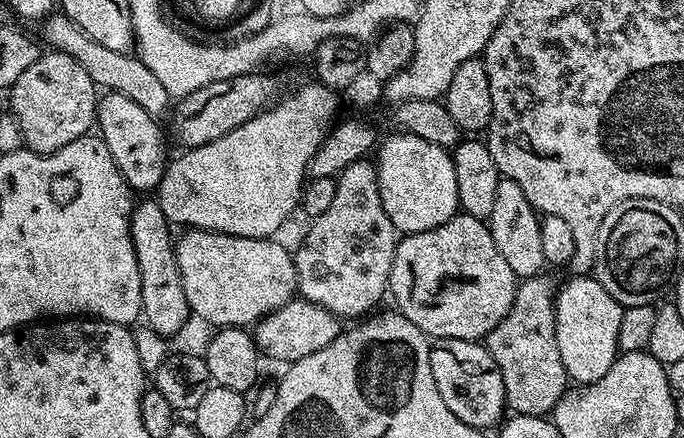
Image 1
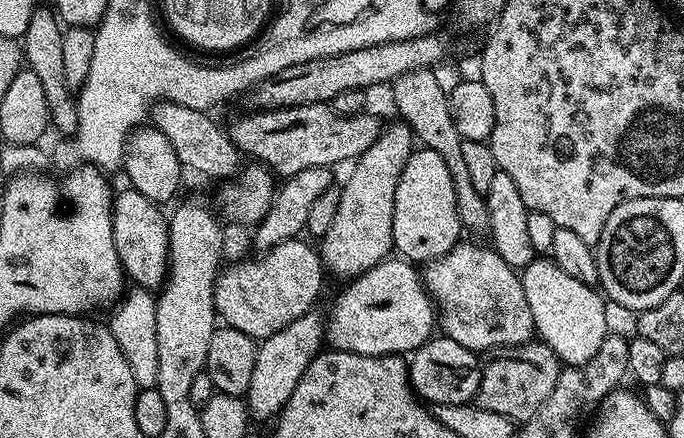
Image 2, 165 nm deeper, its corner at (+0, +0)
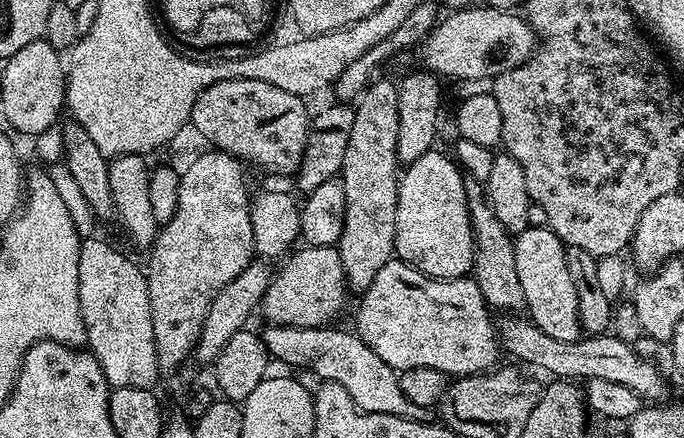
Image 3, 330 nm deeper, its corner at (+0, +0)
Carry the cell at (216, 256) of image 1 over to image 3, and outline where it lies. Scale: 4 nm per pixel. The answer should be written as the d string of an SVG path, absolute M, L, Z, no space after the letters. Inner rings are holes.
M300 246L284 262L280 273L277 271L271 277L264 299L258 307L261 313L264 311L265 321L269 325L302 328L322 328L331 325L335 321L332 319L343 310L344 299L349 299L350 296L348 283L344 281L339 247Z

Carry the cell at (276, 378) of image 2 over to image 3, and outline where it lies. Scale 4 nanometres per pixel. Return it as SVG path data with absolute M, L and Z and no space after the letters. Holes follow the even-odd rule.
M377 78L360 93L358 103L355 105L354 130L350 134L350 143L346 145L346 158L340 168L338 177L340 183L344 186L344 193L346 194L346 222L342 226L342 238L338 247L342 260L342 270L344 271L344 281L348 283L349 293L352 294L365 292L370 286L370 282L374 282L378 270L382 270L382 266L386 266L386 262L393 260L396 250L396 189L398 187L398 169L401 167L400 159L398 159L398 90L396 86L397 81L395 79L383 80L383 78Z

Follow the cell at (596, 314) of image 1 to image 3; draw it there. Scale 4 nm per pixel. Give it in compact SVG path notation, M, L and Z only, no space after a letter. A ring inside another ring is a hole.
M529 226L526 231L515 237L515 241L514 262L518 262L518 278L522 282L524 291L524 307L532 323L537 324L546 334L550 334L550 338L558 338L562 342L581 339L578 294L574 281L570 278L565 244L547 226L541 226L541 228Z

